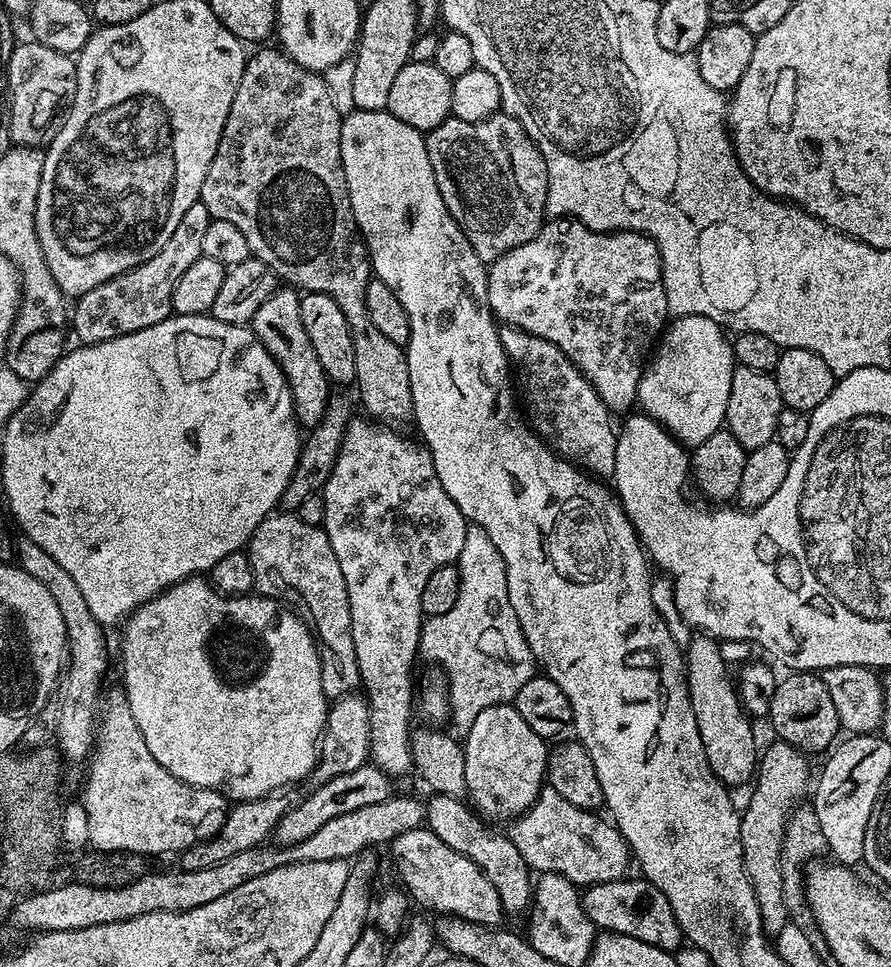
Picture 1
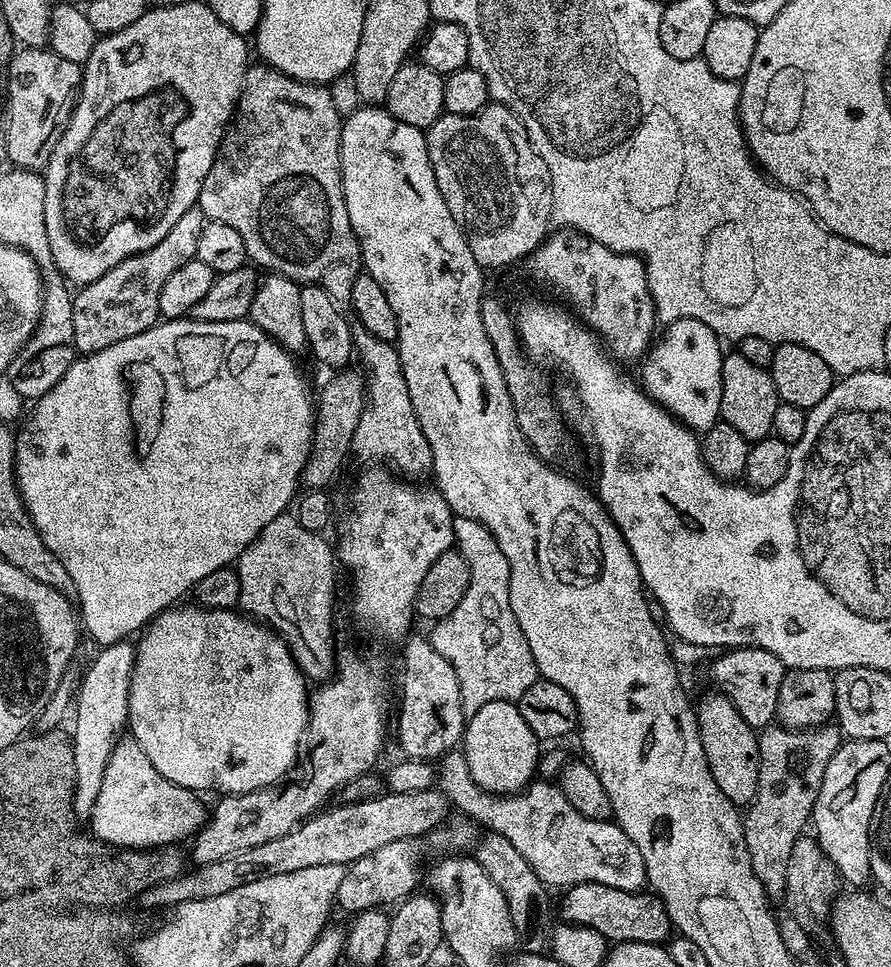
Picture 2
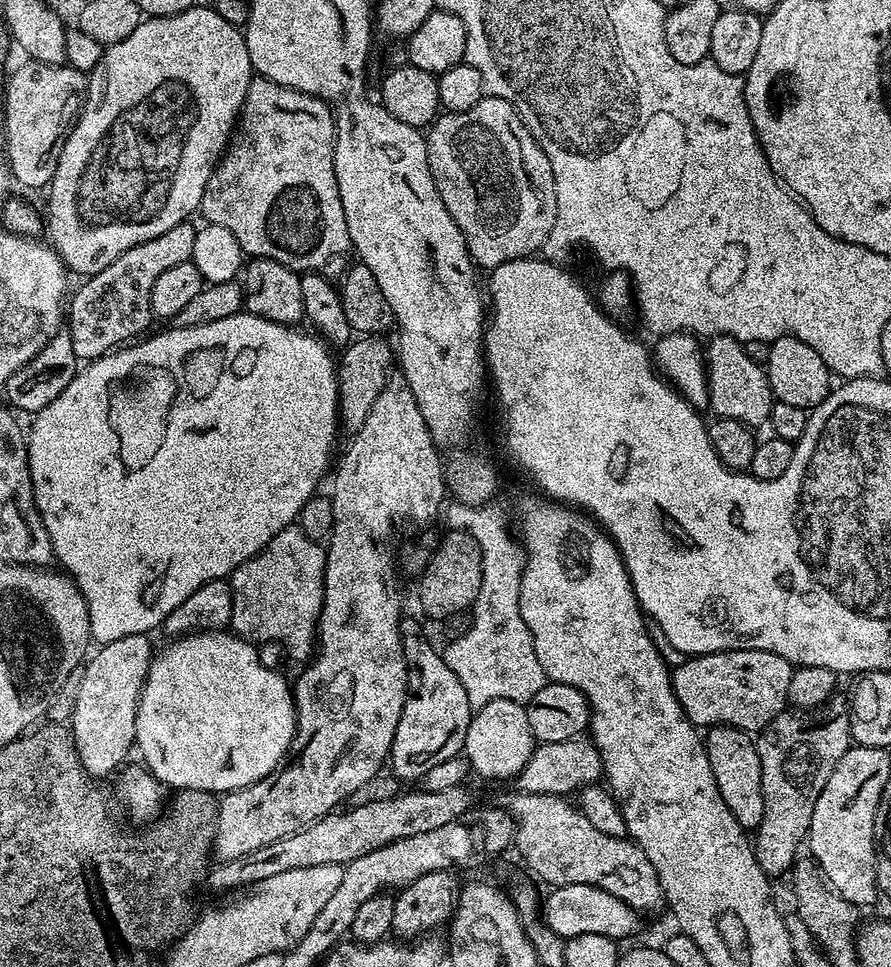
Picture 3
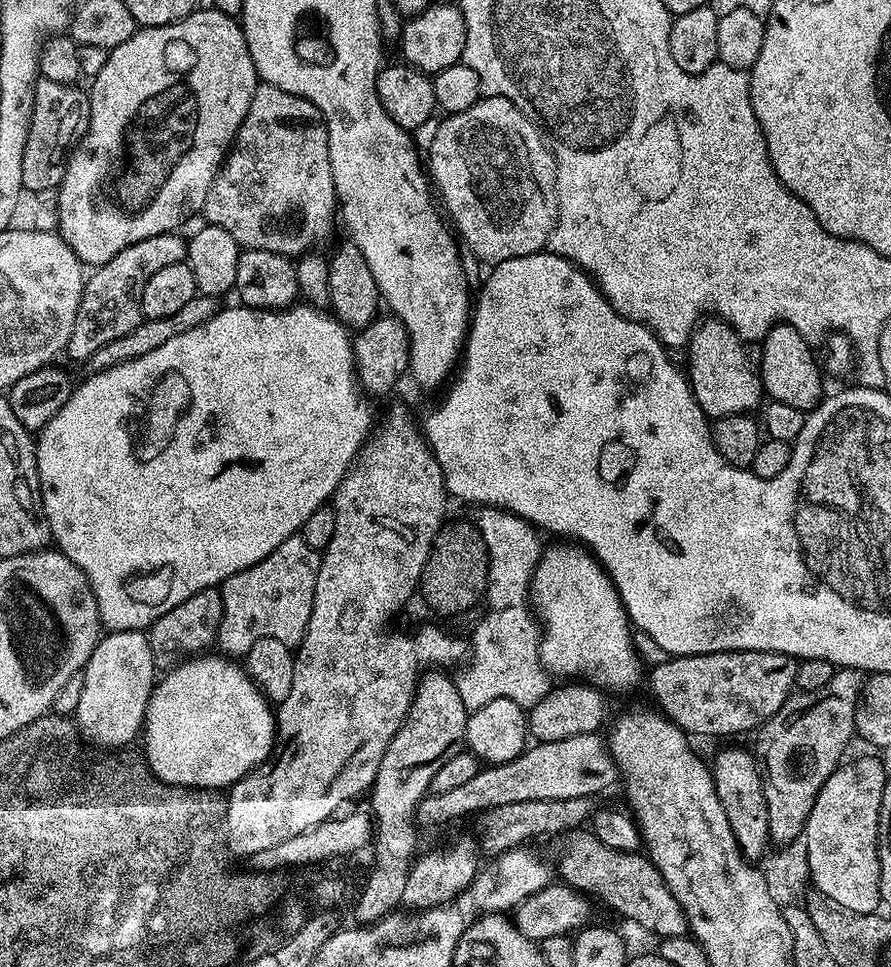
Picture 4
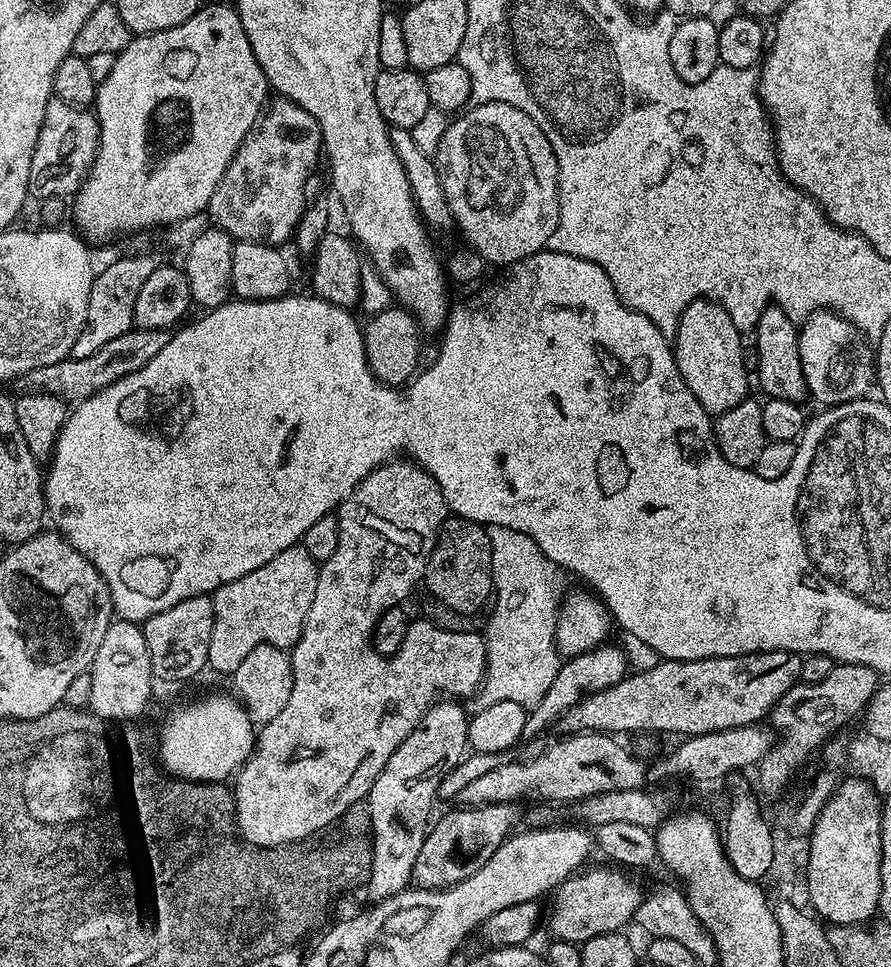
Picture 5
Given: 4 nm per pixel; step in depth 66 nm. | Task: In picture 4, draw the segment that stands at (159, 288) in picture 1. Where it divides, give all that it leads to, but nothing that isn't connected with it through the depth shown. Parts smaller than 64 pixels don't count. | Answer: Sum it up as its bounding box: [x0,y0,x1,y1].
[66,231,188,362]

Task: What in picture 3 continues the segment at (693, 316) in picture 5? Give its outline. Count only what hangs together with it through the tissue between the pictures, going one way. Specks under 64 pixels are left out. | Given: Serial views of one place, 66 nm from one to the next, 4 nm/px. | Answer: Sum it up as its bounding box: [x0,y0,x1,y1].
[703,336,774,426]

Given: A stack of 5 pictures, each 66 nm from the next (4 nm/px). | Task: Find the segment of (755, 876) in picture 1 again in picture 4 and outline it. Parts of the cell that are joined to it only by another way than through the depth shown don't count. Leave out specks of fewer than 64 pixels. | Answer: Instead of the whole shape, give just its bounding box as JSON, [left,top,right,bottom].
[754,668,865,845]

